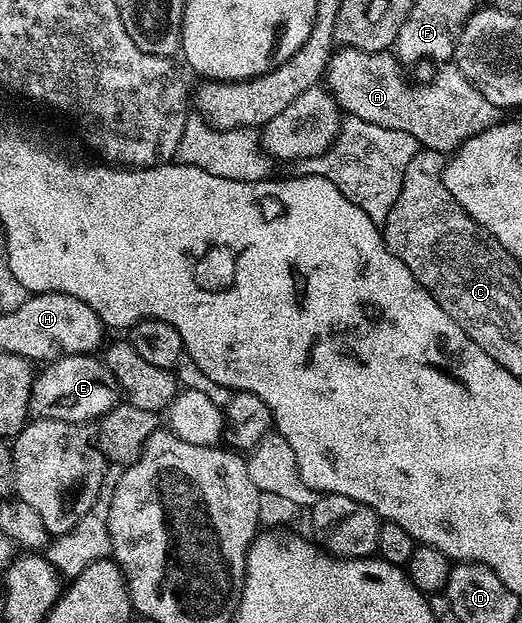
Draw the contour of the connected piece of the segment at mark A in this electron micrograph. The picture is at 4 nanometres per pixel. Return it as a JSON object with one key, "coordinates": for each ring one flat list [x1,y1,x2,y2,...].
{"coordinates":[[339,47,327,62,325,86,339,105,340,112,361,117,385,129,409,133,420,148,440,153,454,153,469,137,500,122,500,108,495,107,454,65,443,65,428,87,410,87,403,80,404,68,394,54]]}

